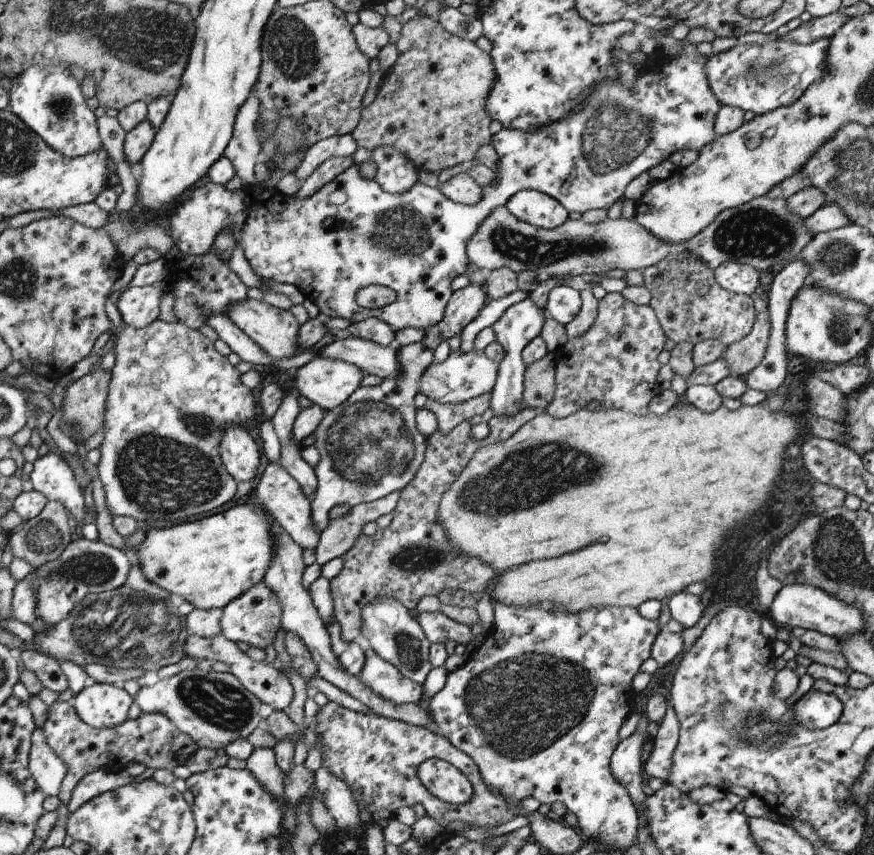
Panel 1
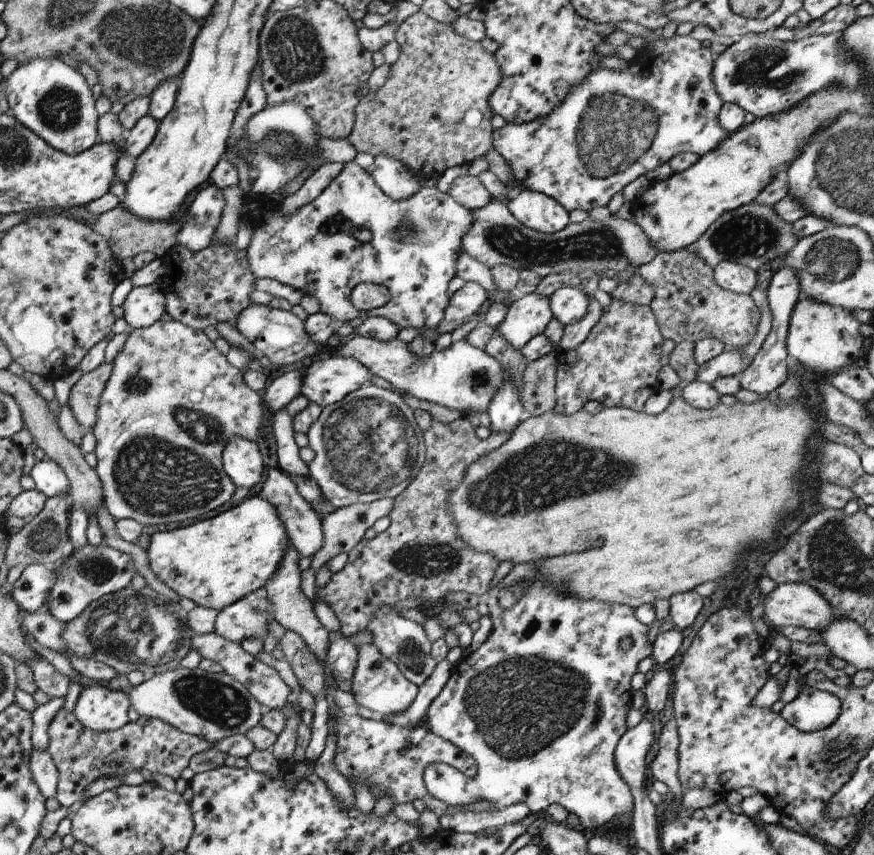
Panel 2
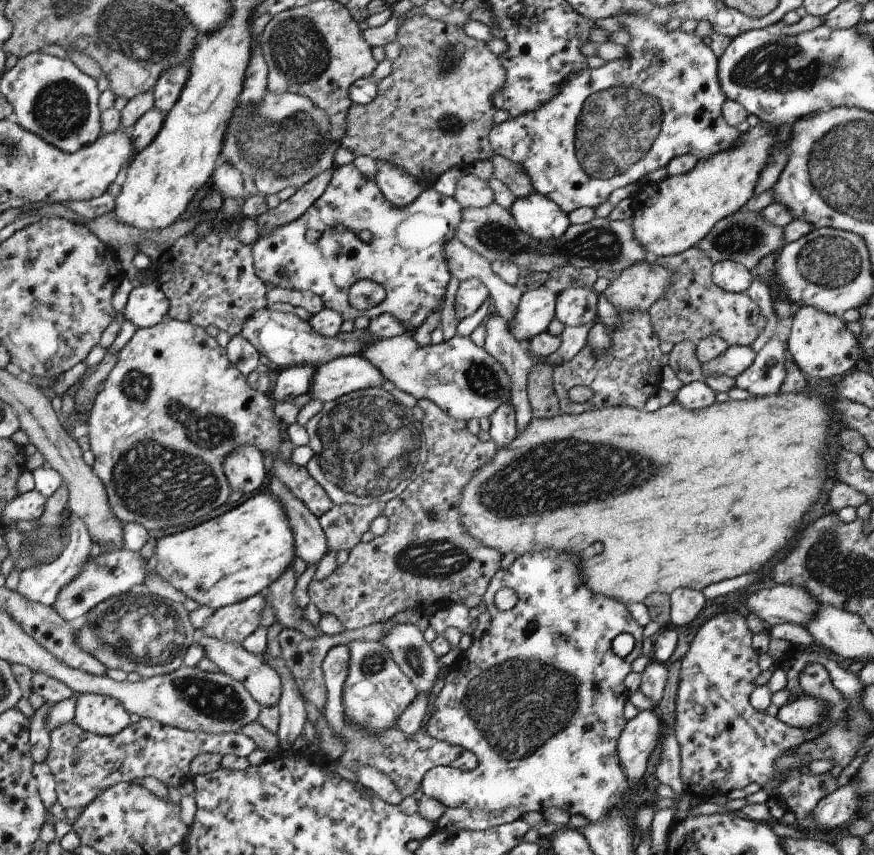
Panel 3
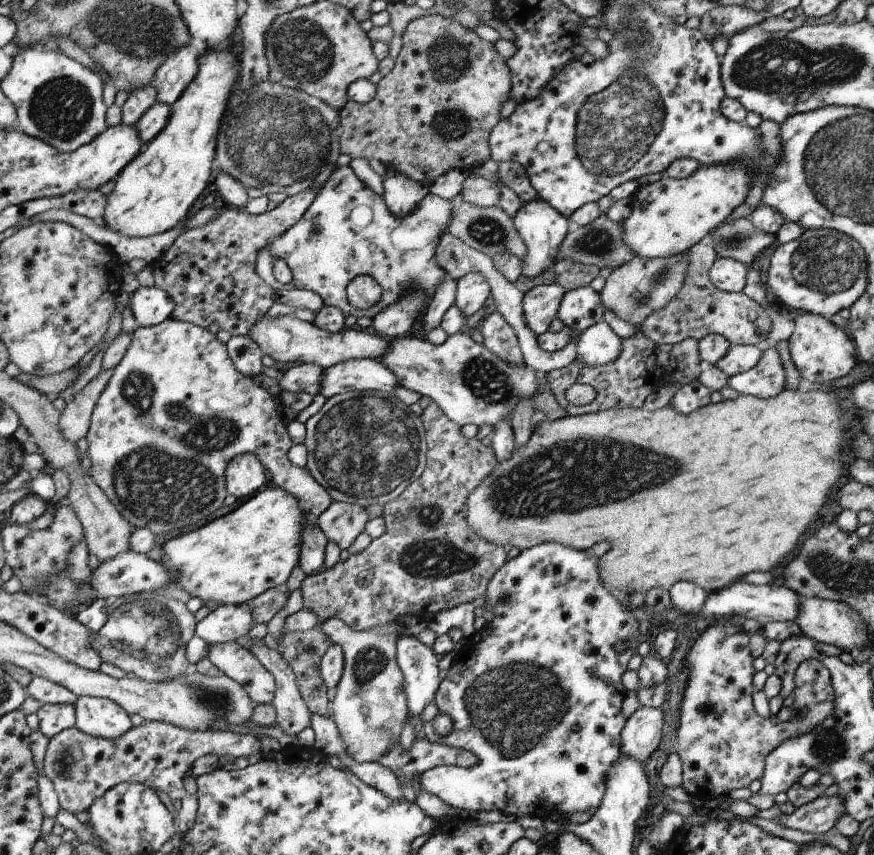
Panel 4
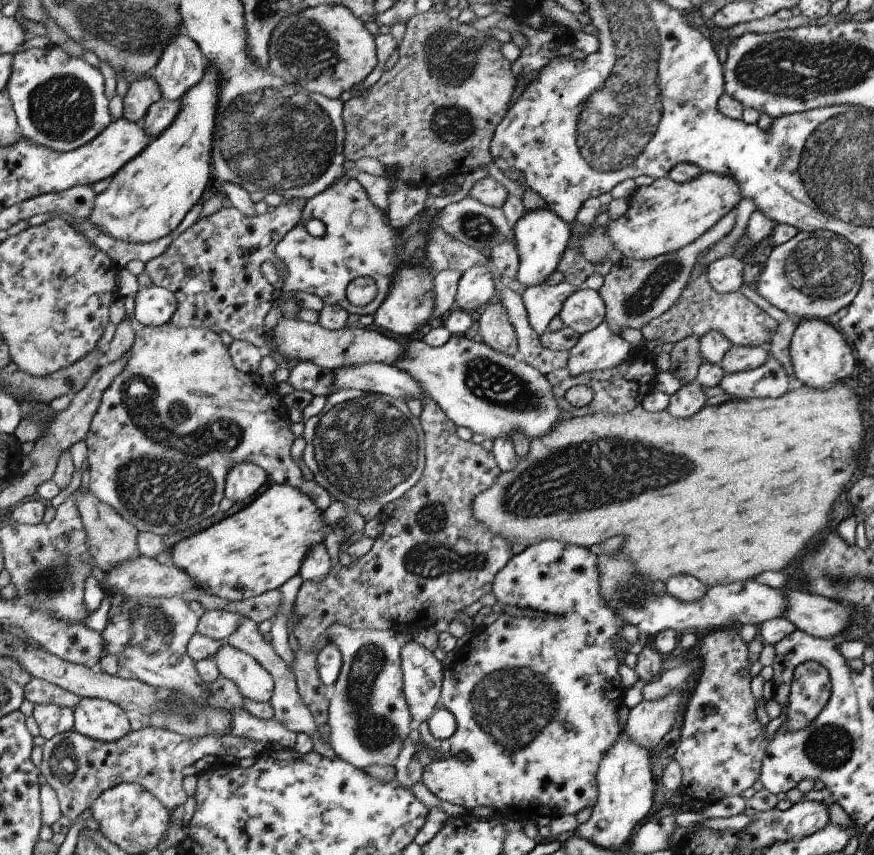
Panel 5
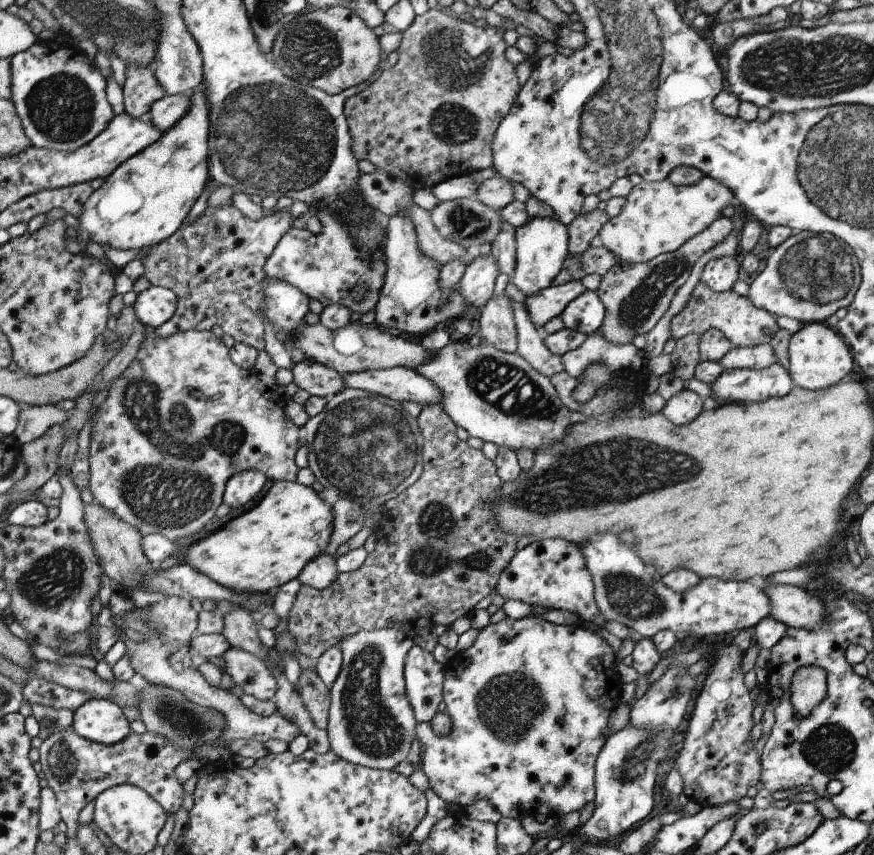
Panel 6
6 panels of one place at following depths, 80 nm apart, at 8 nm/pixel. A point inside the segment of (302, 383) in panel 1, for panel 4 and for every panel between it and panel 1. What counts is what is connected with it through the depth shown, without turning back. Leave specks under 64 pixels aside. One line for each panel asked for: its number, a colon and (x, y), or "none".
2: (326, 382)
3: (351, 373)
4: (369, 375)

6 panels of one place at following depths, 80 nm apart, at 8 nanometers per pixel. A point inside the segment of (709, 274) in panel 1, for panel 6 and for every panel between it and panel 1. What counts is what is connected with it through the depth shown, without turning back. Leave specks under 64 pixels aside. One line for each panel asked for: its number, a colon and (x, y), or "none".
2: (688, 305)
3: (693, 307)
4: (699, 308)
5: (700, 309)
6: (742, 323)

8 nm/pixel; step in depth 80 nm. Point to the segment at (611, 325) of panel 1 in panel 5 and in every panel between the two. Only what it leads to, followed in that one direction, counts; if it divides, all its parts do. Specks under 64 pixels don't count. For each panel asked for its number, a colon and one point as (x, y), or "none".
2: (618, 364)
3: (628, 373)
4: (627, 381)
5: (616, 391)

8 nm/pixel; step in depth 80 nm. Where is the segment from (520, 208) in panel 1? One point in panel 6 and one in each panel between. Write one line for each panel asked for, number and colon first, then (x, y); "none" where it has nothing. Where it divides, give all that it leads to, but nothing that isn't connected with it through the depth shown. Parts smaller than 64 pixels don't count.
2: (533, 209)
3: (541, 217)
4: (543, 228)
5: (541, 237)
6: (542, 245)

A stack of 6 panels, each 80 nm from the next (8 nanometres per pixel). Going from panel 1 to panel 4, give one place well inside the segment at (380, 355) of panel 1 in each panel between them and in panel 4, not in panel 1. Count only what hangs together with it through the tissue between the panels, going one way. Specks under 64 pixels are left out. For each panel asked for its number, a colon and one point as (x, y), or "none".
2: (461, 377)
3: (464, 380)
4: (471, 385)

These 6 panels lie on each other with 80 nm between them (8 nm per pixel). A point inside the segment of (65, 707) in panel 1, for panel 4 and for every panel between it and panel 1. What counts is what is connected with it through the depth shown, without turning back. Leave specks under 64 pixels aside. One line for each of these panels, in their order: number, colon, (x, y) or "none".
2: (82, 755)
3: (84, 764)
4: (82, 767)

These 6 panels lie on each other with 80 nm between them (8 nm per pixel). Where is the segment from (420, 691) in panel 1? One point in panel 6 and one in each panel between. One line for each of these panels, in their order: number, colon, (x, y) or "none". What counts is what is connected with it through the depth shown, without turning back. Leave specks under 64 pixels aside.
2: (378, 683)
3: (377, 691)
4: (370, 707)
5: (369, 718)
6: (371, 723)

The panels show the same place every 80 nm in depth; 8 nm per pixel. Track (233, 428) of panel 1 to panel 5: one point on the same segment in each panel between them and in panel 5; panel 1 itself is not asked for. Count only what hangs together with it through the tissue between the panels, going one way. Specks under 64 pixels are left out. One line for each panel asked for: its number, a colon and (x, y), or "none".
2: (243, 461)
3: (245, 470)
4: (245, 474)
5: (244, 481)

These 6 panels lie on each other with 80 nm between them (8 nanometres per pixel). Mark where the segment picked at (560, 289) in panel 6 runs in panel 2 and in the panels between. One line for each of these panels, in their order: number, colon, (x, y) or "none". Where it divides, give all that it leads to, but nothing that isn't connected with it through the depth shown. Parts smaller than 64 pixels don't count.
2: (528, 316)
3: (536, 309)
4: (540, 304)
5: (542, 302)

